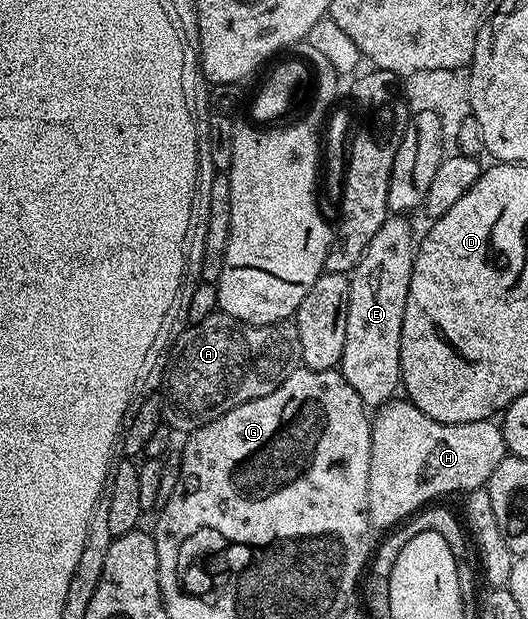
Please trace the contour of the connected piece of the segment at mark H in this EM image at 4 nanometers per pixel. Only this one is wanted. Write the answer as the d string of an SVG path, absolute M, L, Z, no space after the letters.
M398 397L377 408L370 424L372 457L368 469L368 509L371 528L393 528L431 501L453 491L485 488L496 465L508 452L497 422L485 419L452 425L432 421L416 405Z

